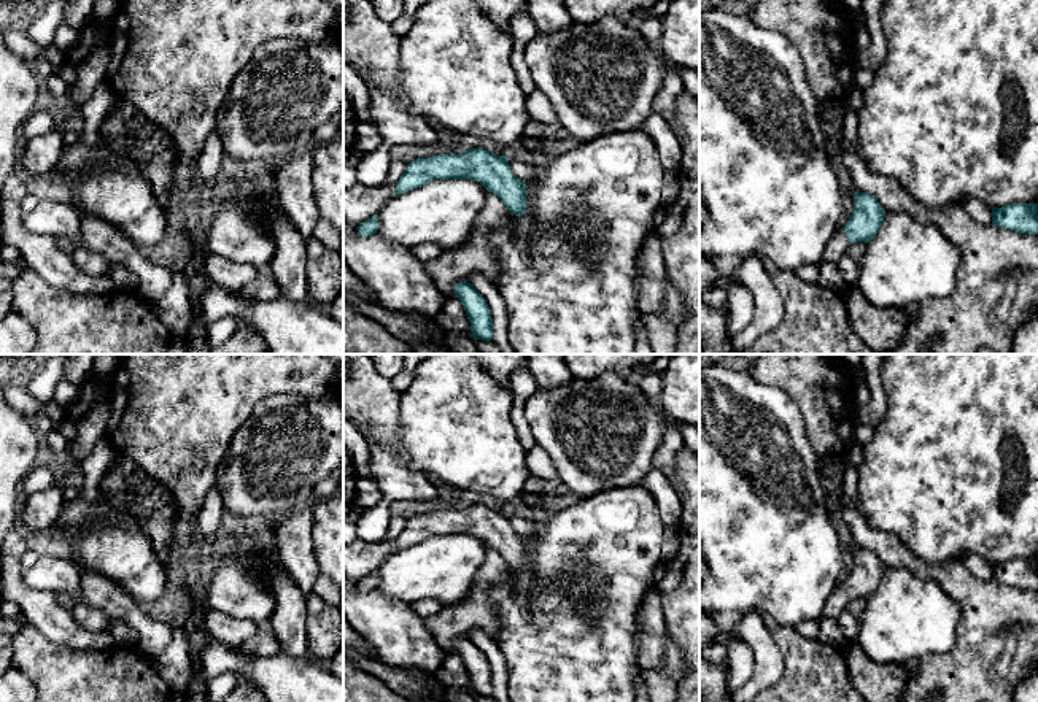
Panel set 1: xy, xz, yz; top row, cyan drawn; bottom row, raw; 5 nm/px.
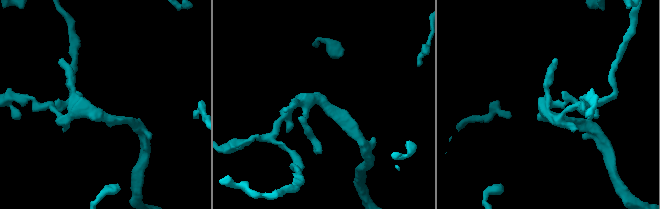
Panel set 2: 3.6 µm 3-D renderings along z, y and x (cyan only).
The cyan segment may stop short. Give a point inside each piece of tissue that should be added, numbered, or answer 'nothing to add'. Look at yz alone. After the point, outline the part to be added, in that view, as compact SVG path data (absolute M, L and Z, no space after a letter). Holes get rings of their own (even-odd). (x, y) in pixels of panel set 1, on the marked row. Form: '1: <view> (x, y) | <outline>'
1: yz (836, 246) | M838 229L836 233L827 243L822 260L838 265L838 262L846 254L849 246L850 246L850 241L846 237L844 229Z

